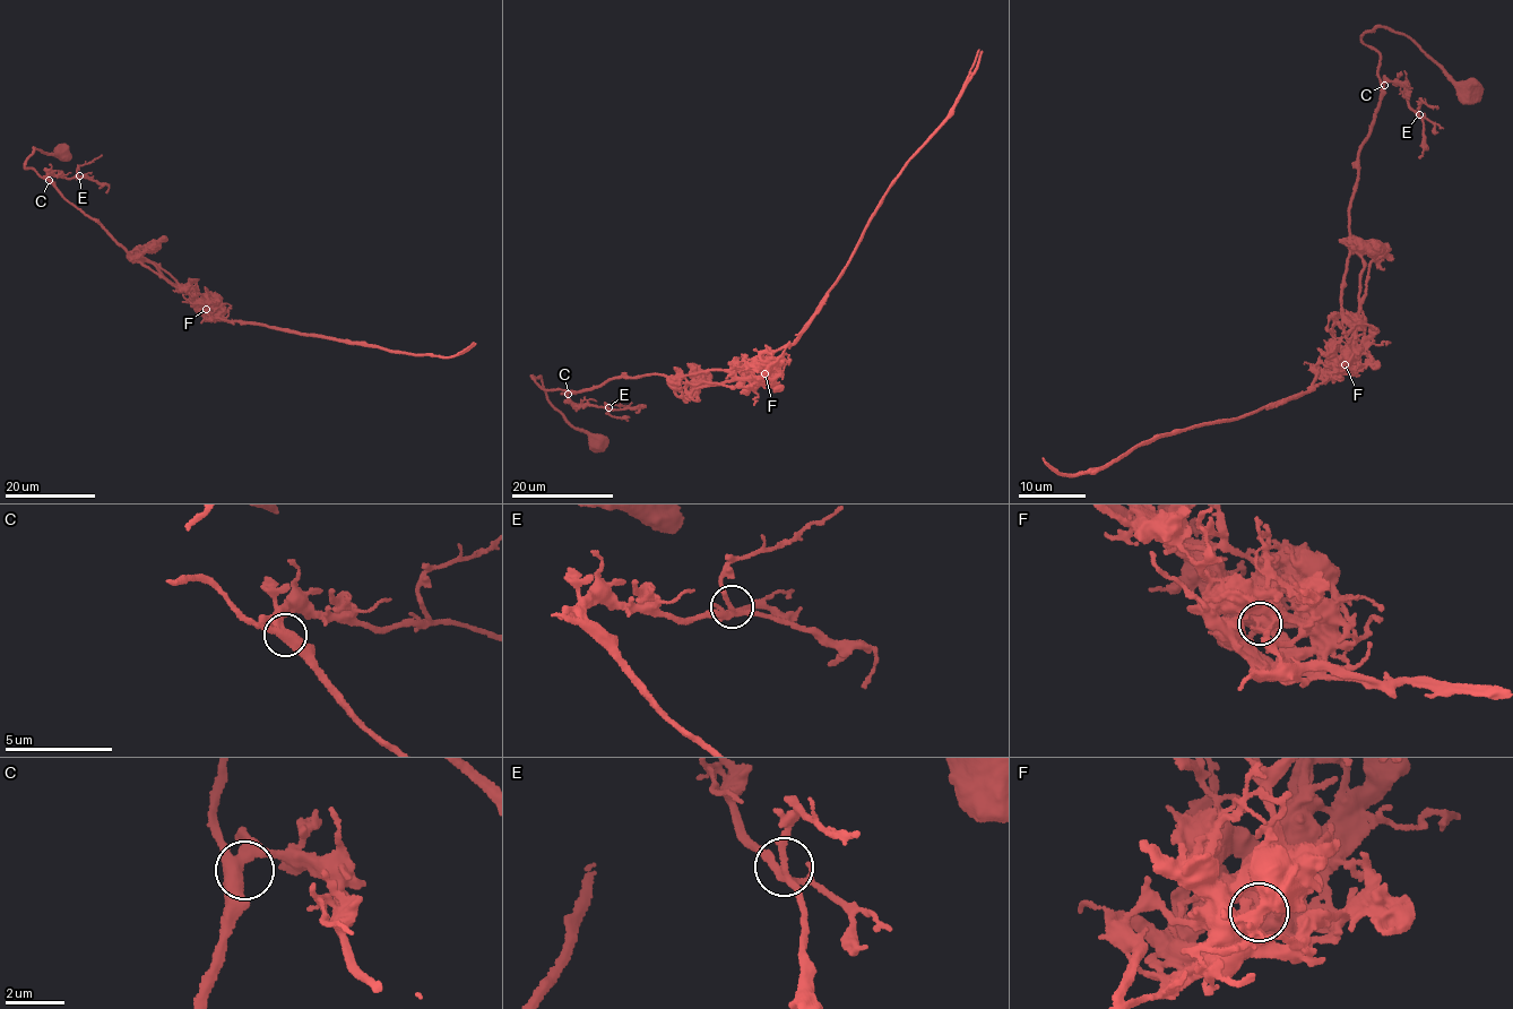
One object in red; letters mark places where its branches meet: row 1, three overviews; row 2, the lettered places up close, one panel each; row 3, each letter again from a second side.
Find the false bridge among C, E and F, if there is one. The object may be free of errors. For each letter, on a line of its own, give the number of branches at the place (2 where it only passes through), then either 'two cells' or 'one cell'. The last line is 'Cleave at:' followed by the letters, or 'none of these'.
C: 4 branches meet; one cell
E: 5 branches meet; one cell
F: 3 branches meet; two cells
Cleave at: F

